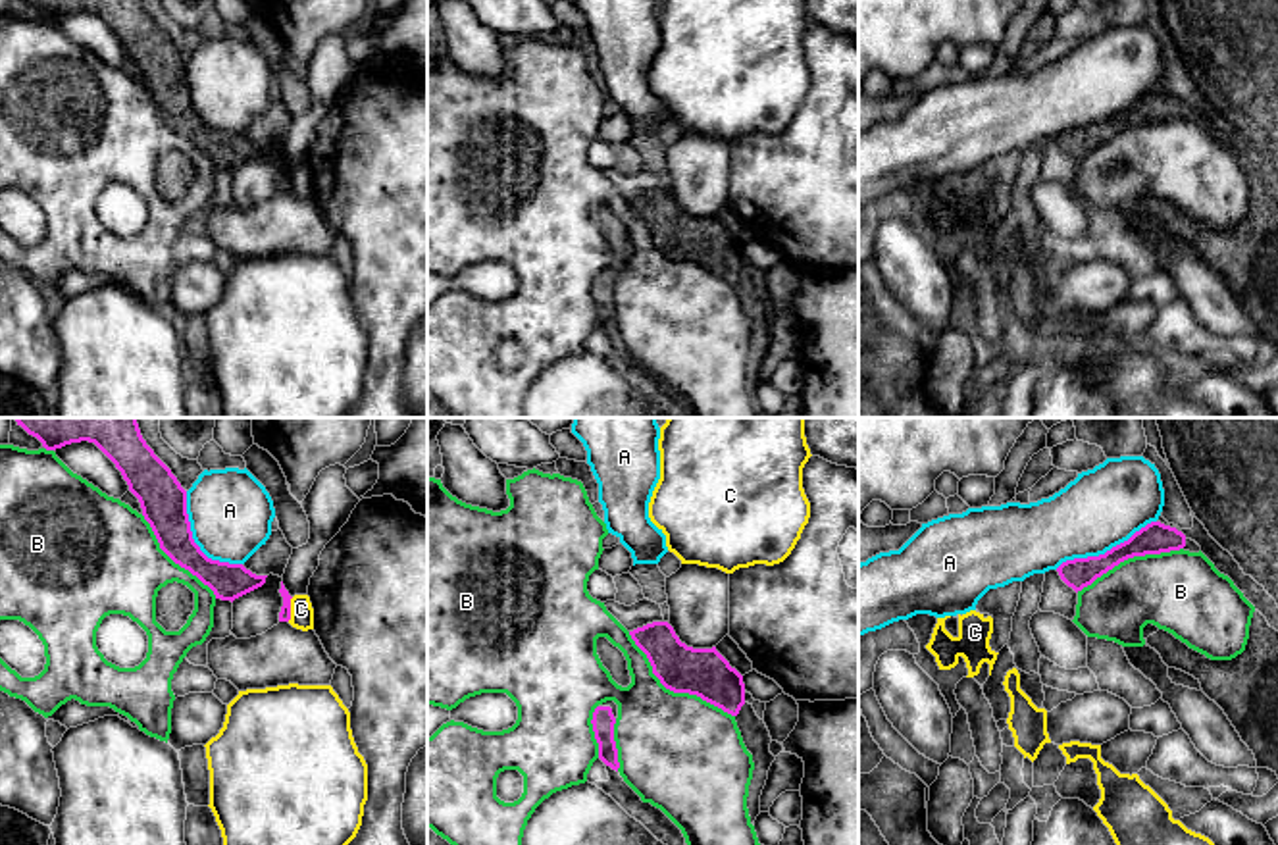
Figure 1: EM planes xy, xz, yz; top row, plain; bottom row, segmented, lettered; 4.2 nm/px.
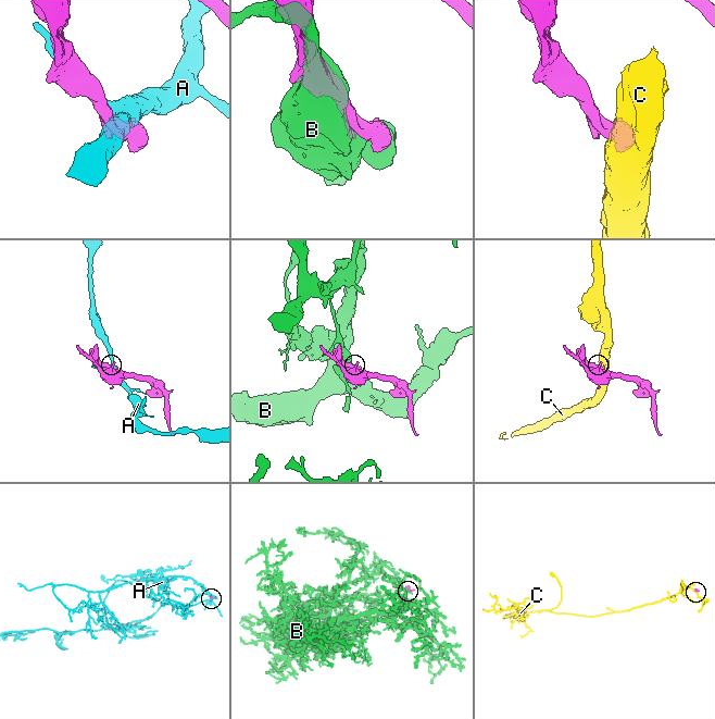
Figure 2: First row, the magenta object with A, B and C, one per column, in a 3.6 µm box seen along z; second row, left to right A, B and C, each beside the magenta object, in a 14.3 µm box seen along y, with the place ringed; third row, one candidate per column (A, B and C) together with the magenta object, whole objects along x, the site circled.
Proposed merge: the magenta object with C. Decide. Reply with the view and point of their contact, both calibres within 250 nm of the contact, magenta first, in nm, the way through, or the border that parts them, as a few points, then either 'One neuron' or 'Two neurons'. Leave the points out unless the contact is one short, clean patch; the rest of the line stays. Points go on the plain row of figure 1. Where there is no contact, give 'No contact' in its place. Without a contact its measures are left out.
Touches magenta at xy (289, 178). Thickness 50 nm (magenta) against 100 nm. Boundary: xy (293, 166), (287, 189). Two neurons

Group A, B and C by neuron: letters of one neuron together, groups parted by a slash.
A / B / C

